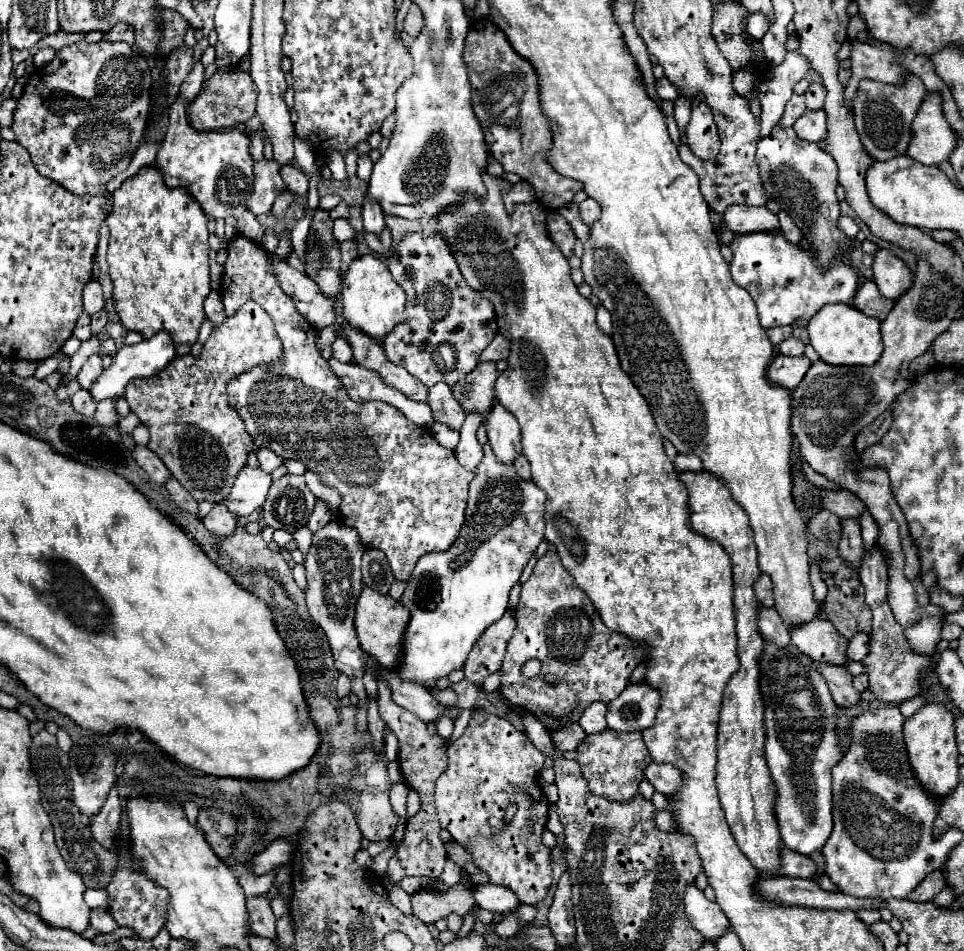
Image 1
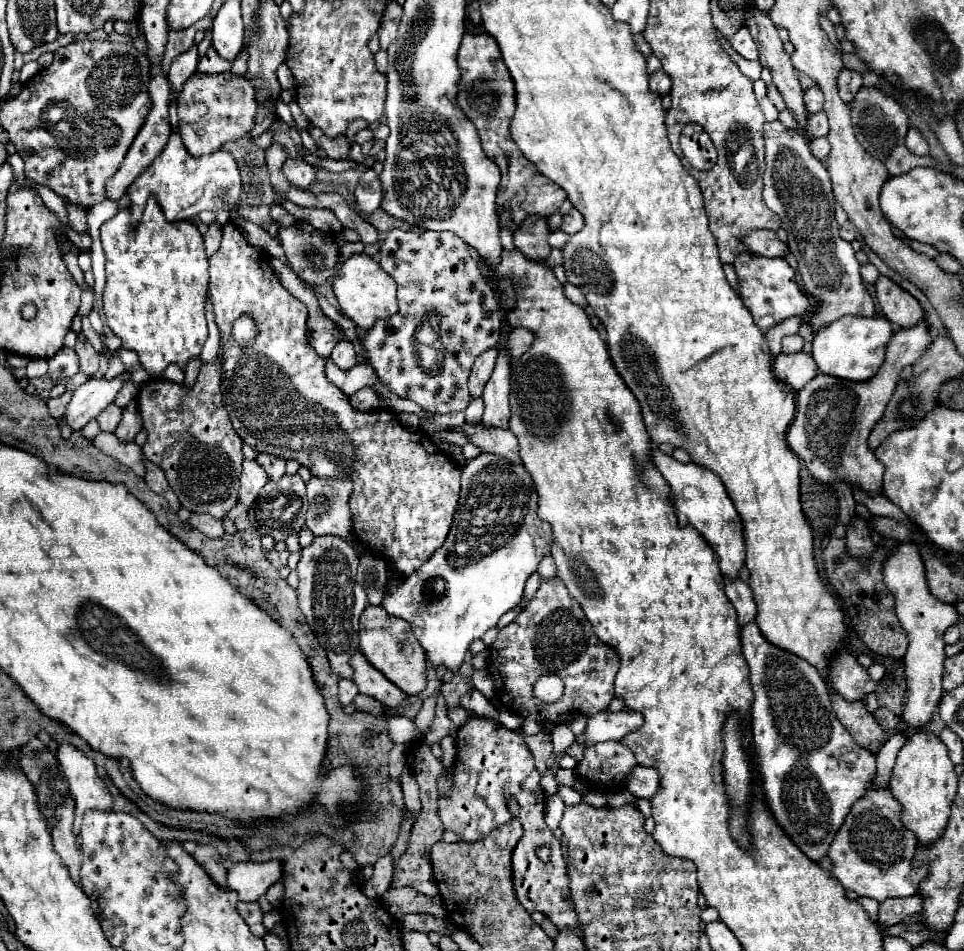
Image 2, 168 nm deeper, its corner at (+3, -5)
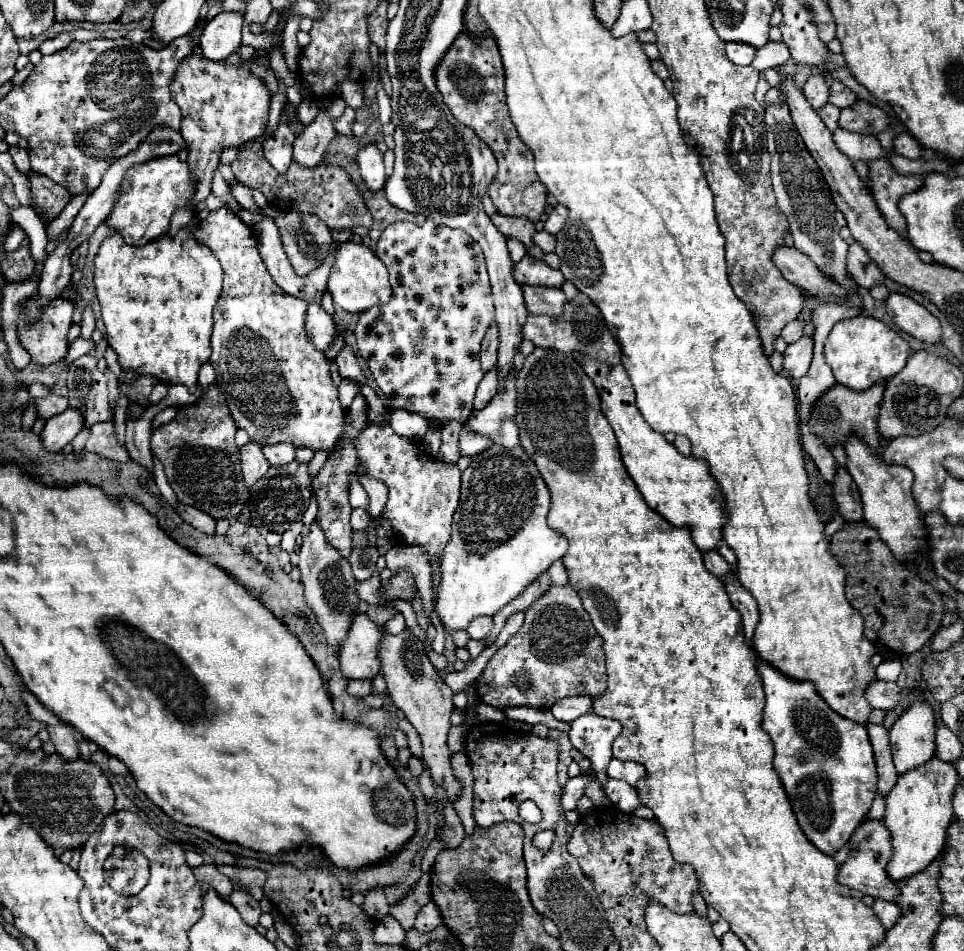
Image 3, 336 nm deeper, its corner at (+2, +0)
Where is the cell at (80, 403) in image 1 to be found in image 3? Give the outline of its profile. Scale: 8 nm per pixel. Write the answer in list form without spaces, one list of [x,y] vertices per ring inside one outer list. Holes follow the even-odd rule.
[[[49,394],[45,398],[35,398],[35,408],[37,408],[37,418],[49,420],[55,414],[61,414],[61,410],[67,408],[67,396]]]

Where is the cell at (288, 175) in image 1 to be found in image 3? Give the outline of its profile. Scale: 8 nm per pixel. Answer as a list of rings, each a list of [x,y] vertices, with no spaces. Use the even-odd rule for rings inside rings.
[[[339,96],[331,102],[329,110],[319,112],[315,122],[303,128],[303,132],[297,136],[295,148],[293,148],[293,160],[295,162],[299,162],[301,166],[309,166],[309,168],[319,166],[331,138],[335,136],[335,128],[333,128],[331,120],[339,118],[345,112],[345,108],[347,108],[347,104]]]

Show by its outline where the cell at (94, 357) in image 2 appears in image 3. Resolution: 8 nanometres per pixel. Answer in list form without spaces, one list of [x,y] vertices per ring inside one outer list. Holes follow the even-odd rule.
[[[91,308],[83,310],[83,320],[81,320],[81,338],[91,340],[91,332],[95,330],[95,314]]]

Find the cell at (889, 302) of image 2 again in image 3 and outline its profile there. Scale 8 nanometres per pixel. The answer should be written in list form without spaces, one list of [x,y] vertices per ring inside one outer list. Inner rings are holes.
[[[889,294],[887,314],[893,318],[899,330],[911,334],[919,342],[925,342],[925,344],[941,342],[939,320],[931,312],[927,312],[921,304],[913,302],[909,296]]]

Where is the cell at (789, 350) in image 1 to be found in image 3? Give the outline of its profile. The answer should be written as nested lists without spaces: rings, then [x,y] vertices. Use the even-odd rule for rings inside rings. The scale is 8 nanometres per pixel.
[[[799,320],[789,322],[789,324],[783,328],[783,334],[781,334],[781,338],[783,338],[787,344],[797,342],[801,336],[803,336],[803,324],[801,324]]]

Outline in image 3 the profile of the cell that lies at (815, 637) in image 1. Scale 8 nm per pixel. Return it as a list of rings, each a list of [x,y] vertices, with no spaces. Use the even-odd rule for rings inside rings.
[[[877,680],[873,682],[867,692],[865,692],[865,698],[867,702],[873,706],[873,708],[879,708],[879,710],[895,710],[899,706],[899,698],[901,698],[901,688],[895,684],[895,682],[883,682],[883,680]]]

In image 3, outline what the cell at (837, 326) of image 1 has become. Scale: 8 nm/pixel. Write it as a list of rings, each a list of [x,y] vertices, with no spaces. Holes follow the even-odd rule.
[[[855,316],[837,322],[825,342],[825,358],[835,380],[853,390],[865,390],[873,384],[887,382],[903,370],[907,356],[909,344],[899,336],[899,332],[893,332],[887,324],[871,316]]]

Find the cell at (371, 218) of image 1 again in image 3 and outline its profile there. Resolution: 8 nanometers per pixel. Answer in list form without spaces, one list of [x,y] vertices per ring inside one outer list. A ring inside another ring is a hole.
[[[373,142],[359,150],[357,164],[359,164],[359,170],[361,170],[361,176],[363,176],[365,184],[373,192],[381,190],[387,176],[385,176],[385,166],[383,166],[383,154],[379,152],[379,148]]]

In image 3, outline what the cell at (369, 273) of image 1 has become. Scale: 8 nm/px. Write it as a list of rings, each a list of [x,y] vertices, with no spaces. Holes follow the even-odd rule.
[[[345,242],[339,246],[335,254],[335,264],[329,274],[327,292],[333,296],[333,302],[341,306],[345,312],[365,312],[367,308],[375,304],[385,304],[391,298],[391,286],[389,286],[389,272],[383,266],[383,262],[363,244]]]

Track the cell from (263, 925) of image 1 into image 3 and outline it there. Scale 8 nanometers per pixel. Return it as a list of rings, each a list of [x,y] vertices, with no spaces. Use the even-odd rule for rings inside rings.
[[[233,890],[229,902],[239,910],[241,918],[243,918],[249,926],[257,926],[257,924],[259,924],[259,916],[261,916],[259,902],[257,902],[255,898],[251,898],[245,890]]]

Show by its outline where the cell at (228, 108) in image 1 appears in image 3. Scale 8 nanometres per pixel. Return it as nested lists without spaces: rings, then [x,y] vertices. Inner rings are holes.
[[[189,54],[175,70],[175,76],[171,80],[171,96],[183,112],[181,136],[185,138],[189,150],[187,164],[191,166],[191,174],[195,174],[195,182],[199,182],[199,186],[195,188],[191,206],[187,206],[187,210],[175,210],[175,218],[171,218],[167,236],[175,236],[181,228],[191,226],[197,202],[205,200],[211,194],[211,176],[219,164],[221,152],[231,146],[259,140],[267,132],[271,92],[265,82],[251,72],[251,64],[255,64],[255,56],[239,66],[233,66]]]

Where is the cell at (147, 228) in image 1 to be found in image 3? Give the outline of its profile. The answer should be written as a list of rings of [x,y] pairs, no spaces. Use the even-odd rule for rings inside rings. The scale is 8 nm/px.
[[[183,228],[175,238],[161,236],[141,248],[125,244],[117,232],[107,238],[95,258],[95,288],[101,304],[107,344],[115,350],[119,366],[123,370],[133,370],[139,376],[153,374],[161,382],[183,384],[193,390],[201,364],[205,364],[211,356],[211,314],[221,294],[221,278],[219,260],[211,254],[211,250],[195,242],[189,228]]]

